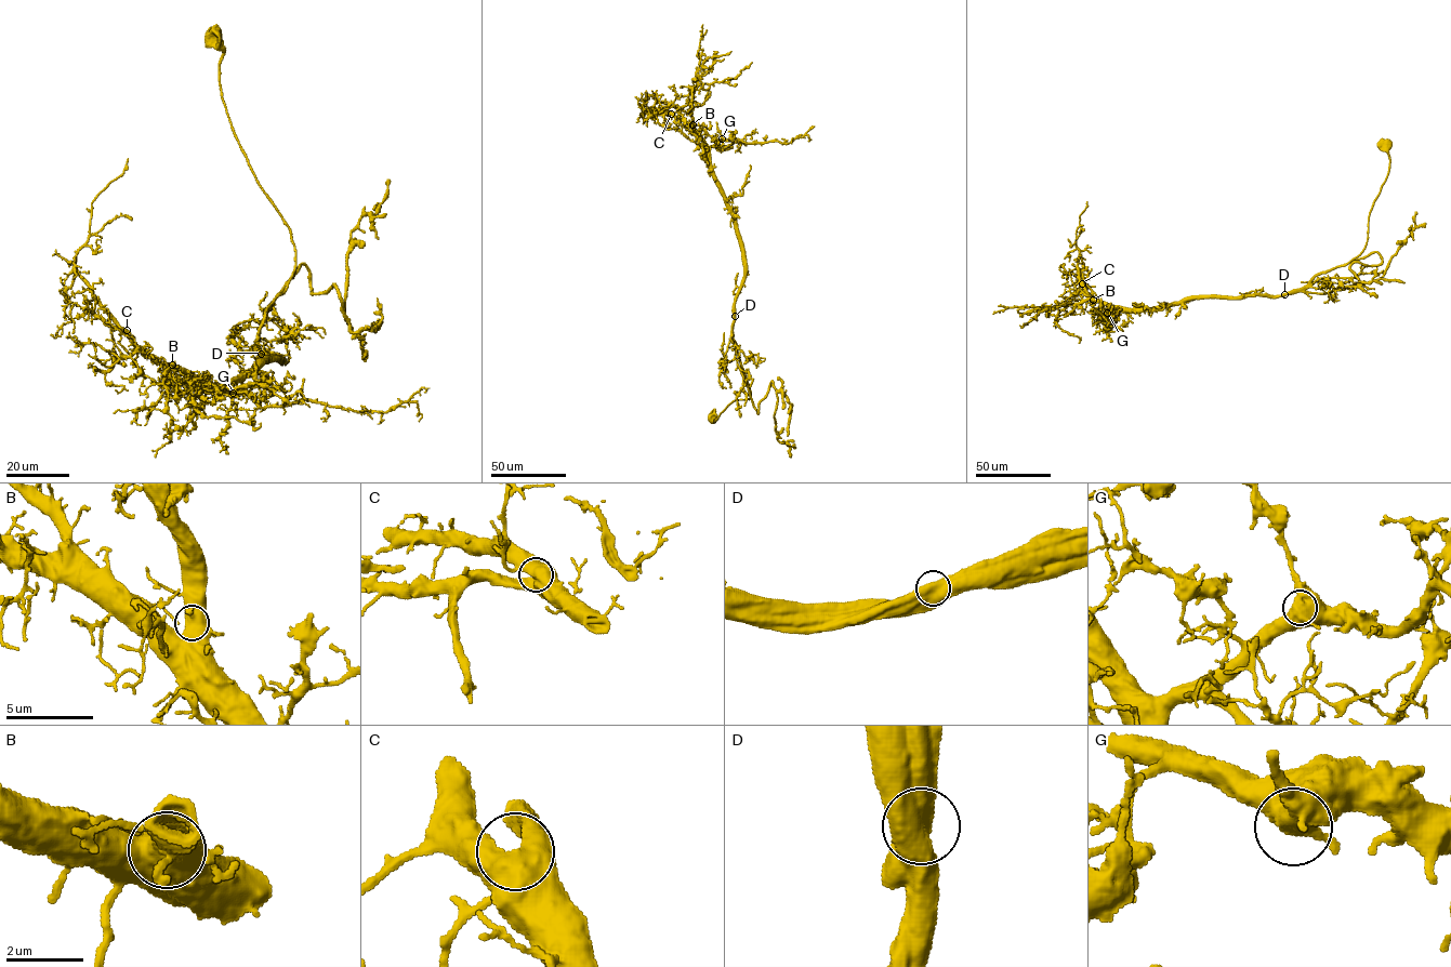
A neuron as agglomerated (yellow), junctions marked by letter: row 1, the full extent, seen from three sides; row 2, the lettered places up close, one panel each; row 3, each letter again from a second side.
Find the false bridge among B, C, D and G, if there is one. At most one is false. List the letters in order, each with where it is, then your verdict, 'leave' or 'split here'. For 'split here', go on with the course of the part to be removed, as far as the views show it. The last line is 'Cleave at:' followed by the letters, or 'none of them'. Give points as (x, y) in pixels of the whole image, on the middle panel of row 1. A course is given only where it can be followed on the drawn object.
B: (693, 124) | leave
C: (671, 114) | leave
D: (735, 316) | leave
G: (722, 138) | leave
Cleave at: none of them

